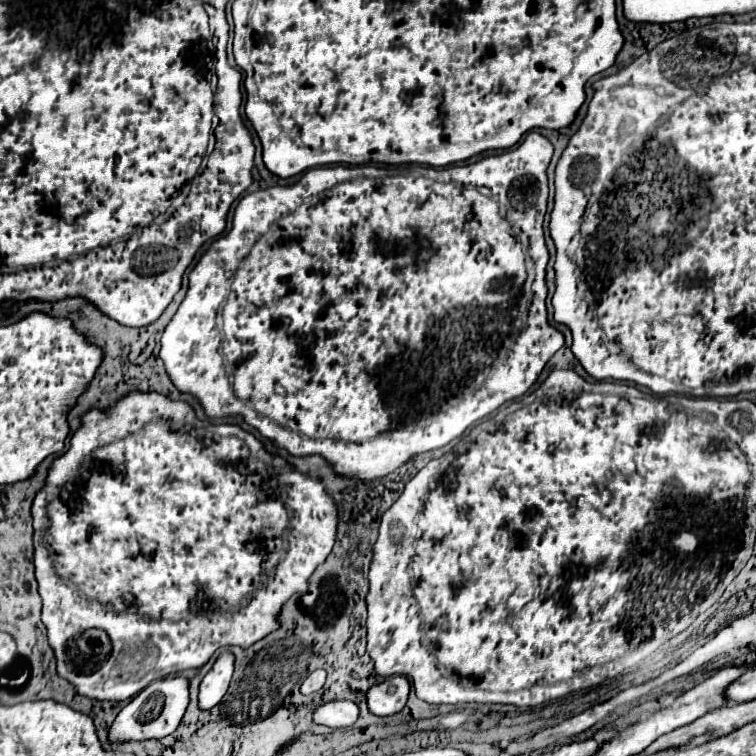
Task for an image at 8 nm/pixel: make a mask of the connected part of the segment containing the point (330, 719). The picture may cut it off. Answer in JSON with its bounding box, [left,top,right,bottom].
[313,700,359,728]

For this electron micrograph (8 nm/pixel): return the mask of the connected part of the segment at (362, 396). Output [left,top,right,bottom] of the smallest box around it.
[159,132,565,484]

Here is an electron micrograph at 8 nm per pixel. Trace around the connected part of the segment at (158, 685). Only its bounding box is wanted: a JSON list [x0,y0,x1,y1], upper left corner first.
[109,678,189,740]

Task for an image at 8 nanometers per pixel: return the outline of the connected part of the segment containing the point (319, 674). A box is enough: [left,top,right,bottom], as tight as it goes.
[301,670,325,694]

